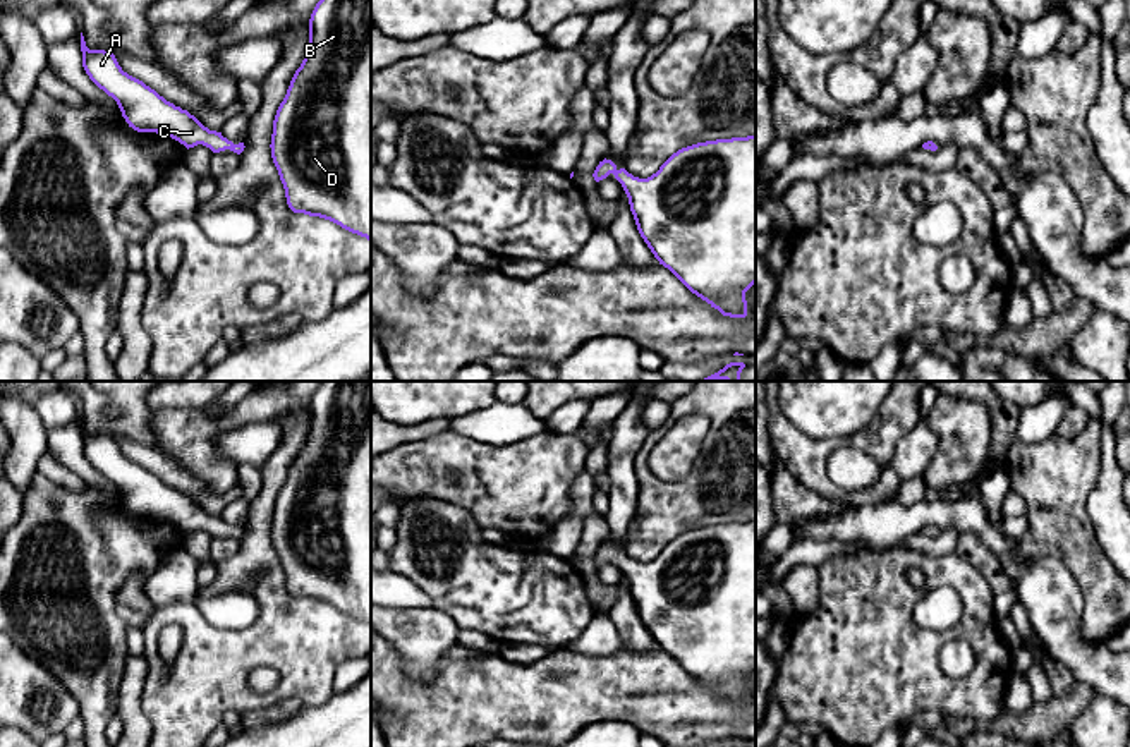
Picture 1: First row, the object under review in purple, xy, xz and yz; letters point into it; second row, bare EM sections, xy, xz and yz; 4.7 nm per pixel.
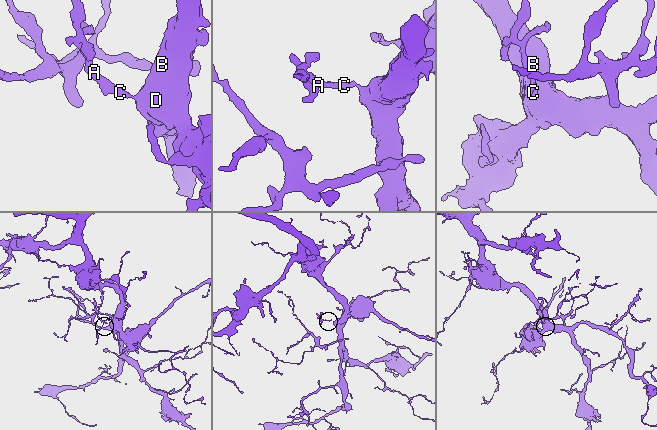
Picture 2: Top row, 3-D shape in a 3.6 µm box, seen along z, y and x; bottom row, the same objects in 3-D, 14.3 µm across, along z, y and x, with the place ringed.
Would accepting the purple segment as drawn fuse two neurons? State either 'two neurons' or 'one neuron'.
one neuron

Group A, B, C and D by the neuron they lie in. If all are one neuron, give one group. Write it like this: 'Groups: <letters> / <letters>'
Groups: A B C D

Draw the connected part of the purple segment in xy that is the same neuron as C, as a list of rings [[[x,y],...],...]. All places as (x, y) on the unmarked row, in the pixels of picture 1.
[[[81,417],[82,452],[89,464],[112,481],[129,512],[137,517],[156,517],[172,522],[187,534],[197,529],[213,537],[244,536],[244,527],[234,529],[222,517],[210,515],[194,500],[167,486],[143,465],[122,455],[113,438],[89,434]]]

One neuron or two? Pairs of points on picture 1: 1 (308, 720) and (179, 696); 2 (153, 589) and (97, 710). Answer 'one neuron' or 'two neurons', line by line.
1: two neurons
2: two neurons

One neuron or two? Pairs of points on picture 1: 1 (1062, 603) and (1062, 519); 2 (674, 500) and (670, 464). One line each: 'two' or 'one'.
1: two
2: two

